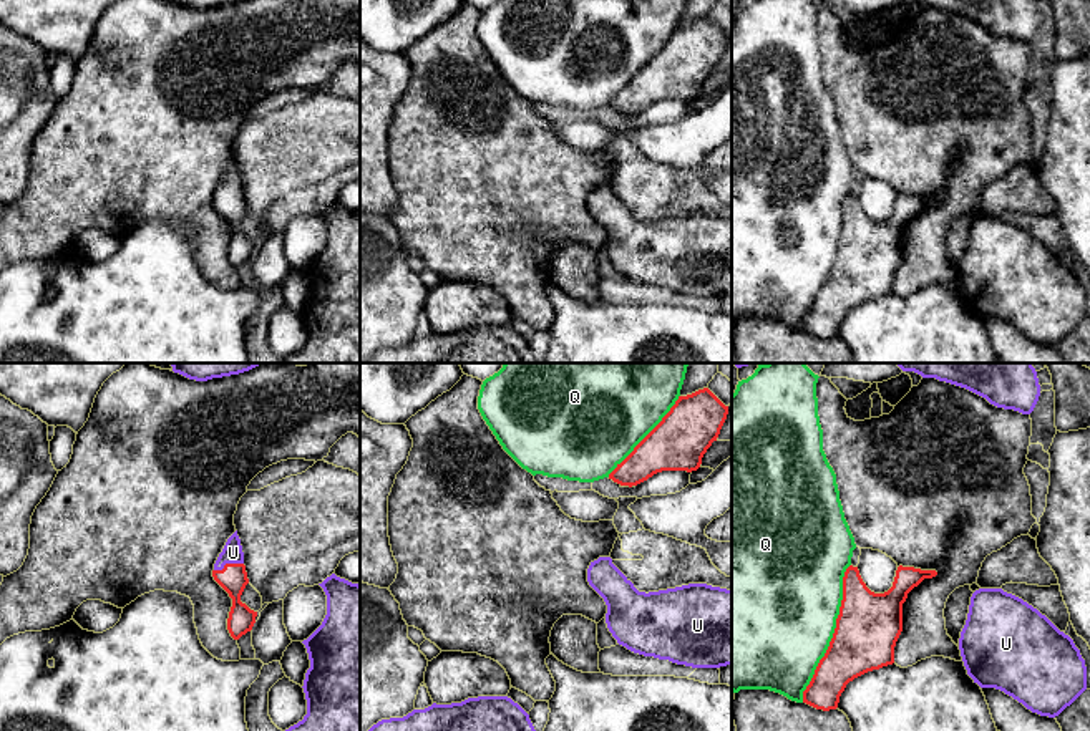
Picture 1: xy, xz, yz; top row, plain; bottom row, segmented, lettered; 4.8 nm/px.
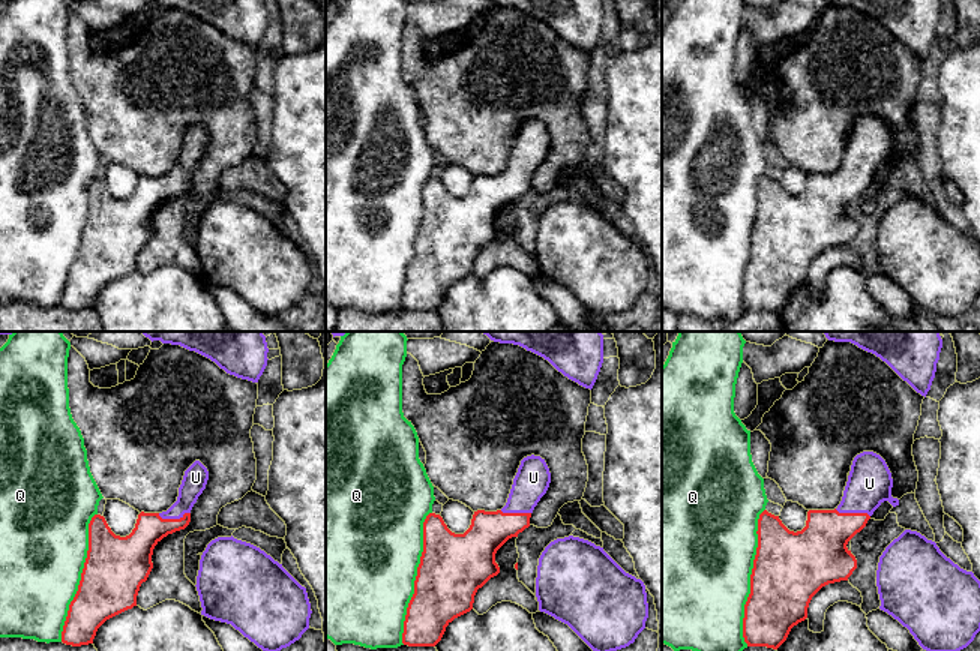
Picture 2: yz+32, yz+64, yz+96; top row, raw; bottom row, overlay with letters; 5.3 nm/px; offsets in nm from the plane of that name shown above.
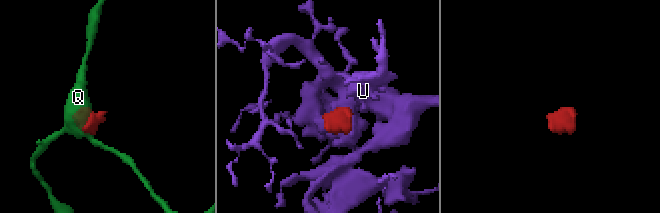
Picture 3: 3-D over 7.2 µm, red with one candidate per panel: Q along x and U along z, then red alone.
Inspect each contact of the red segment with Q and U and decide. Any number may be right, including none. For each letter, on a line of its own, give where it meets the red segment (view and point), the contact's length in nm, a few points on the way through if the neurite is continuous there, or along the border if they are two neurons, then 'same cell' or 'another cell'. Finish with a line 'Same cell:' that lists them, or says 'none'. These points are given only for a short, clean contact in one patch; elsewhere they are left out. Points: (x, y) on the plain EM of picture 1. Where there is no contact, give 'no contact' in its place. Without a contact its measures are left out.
Q: contact yz (833, 262); length 700 nm; another cell
U: contact xy (228, 193); length 150 nm; way xy (233, 206), (228, 193), (233, 181); same cell
Same cell: U

